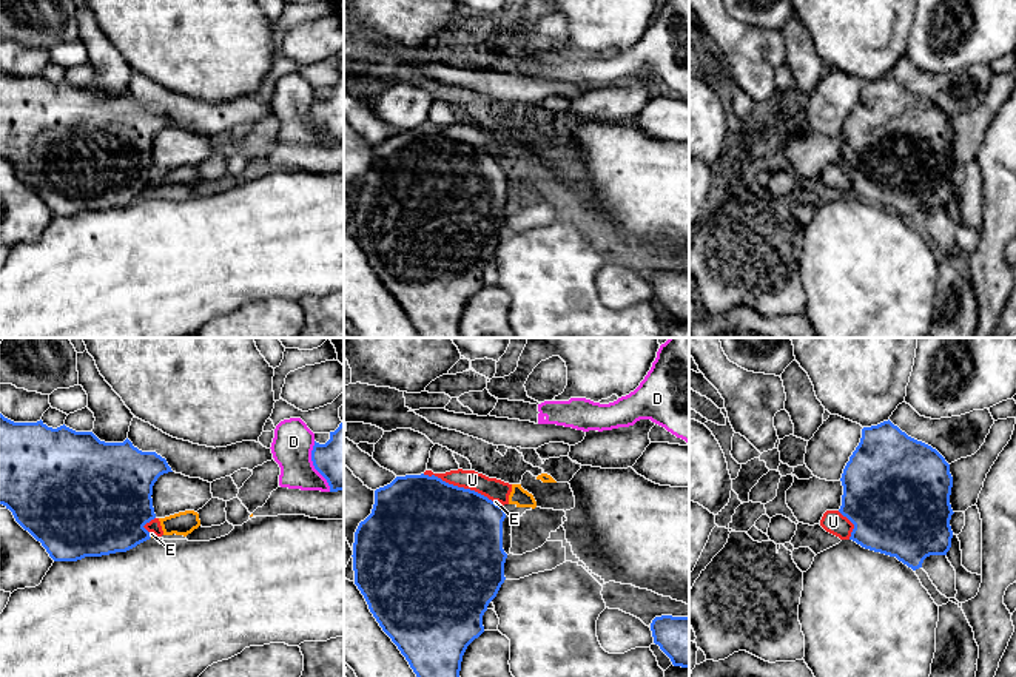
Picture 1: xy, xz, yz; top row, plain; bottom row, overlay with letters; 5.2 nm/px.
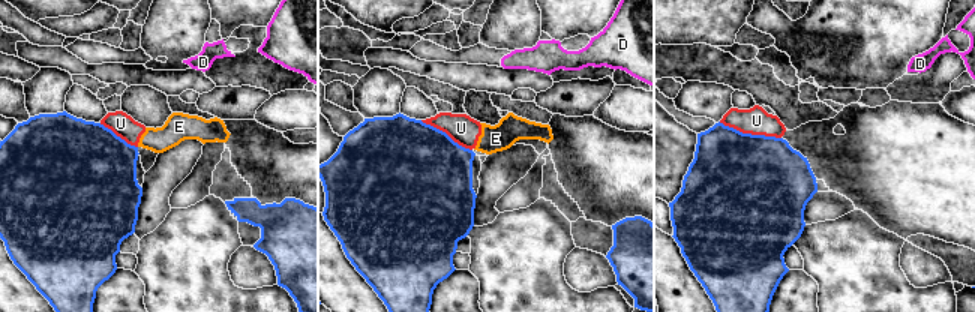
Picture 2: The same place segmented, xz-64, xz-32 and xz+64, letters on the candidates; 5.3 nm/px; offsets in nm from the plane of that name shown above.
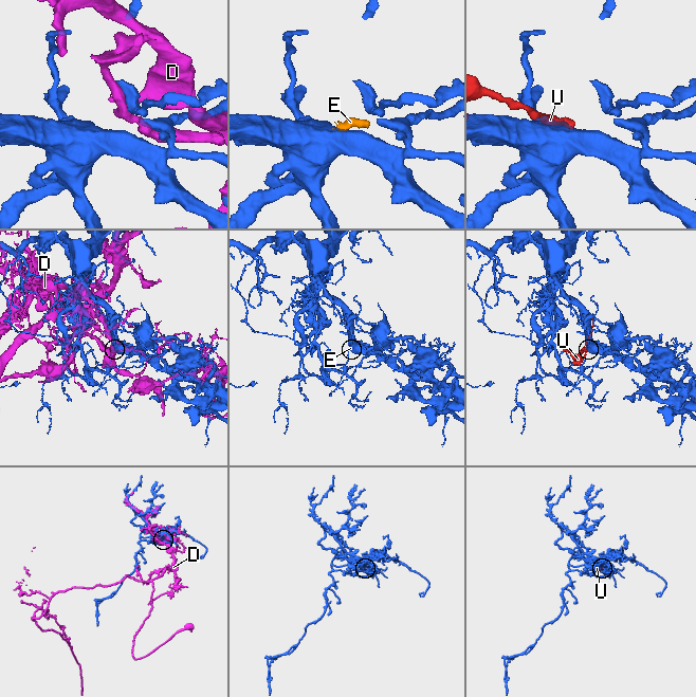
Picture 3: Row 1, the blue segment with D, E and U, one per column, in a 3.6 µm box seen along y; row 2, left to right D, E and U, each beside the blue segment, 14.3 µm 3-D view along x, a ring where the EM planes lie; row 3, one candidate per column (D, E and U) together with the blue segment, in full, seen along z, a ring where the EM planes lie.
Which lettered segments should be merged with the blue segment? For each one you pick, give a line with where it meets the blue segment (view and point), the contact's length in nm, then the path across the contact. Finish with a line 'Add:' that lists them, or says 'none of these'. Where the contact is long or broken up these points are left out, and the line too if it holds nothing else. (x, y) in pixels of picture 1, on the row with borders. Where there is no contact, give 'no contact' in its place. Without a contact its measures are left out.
Add: none of these

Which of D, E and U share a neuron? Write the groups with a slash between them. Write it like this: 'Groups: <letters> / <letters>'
Groups: D / E U

